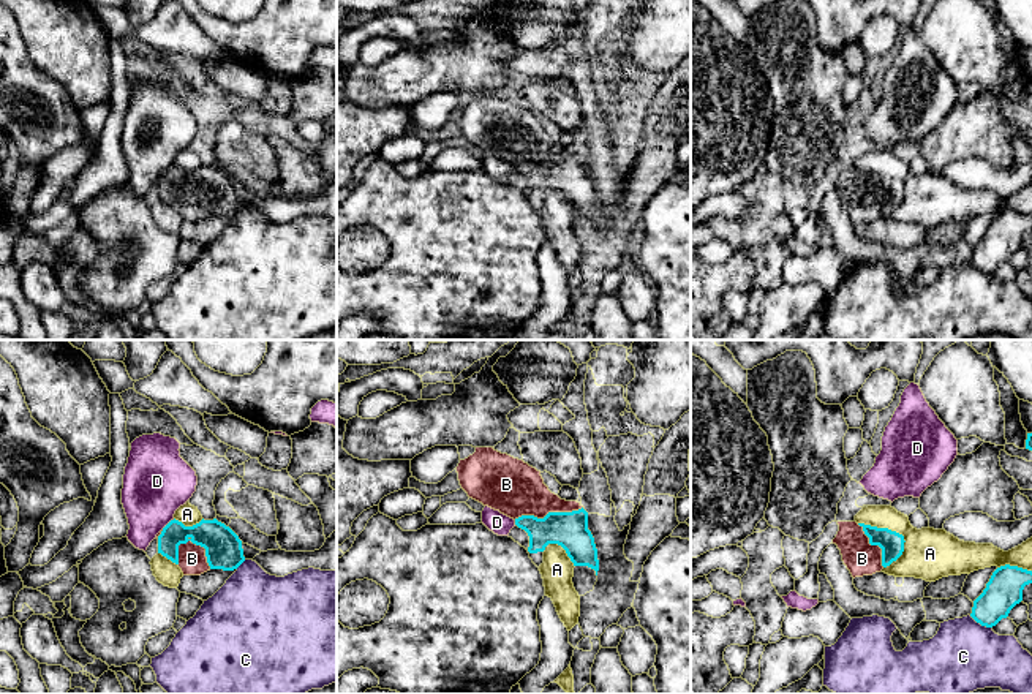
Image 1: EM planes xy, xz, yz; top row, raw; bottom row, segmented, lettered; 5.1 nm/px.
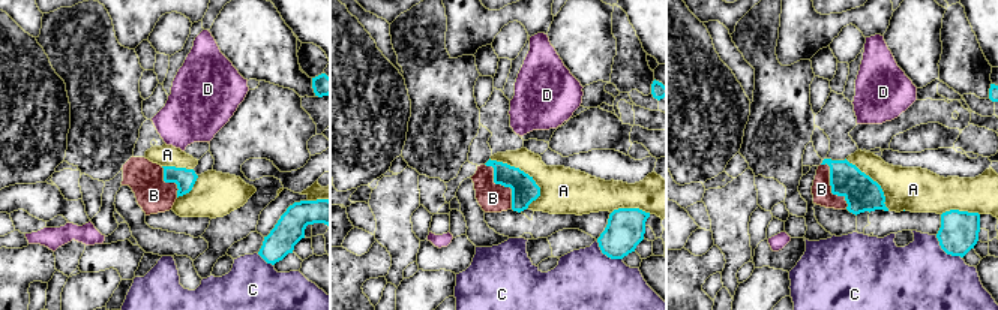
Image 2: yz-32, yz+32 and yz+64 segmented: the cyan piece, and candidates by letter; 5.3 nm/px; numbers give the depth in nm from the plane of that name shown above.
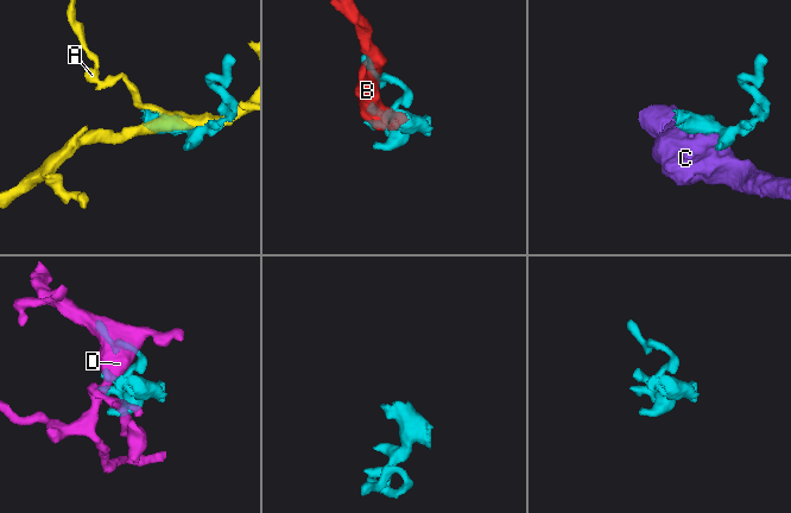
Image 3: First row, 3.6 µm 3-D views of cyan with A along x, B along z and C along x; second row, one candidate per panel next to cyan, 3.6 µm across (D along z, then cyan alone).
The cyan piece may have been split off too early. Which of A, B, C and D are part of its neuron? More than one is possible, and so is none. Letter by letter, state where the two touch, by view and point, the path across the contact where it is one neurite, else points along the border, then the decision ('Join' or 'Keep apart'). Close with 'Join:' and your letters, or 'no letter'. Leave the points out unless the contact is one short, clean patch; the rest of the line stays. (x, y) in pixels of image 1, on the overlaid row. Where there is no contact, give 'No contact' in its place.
A: Touches cyan at yz (890, 530). Keep apart
B: Touches cyan at xy (201, 546). Path across: xy (223, 549), (201, 546), (192, 558). Join
C: Touches cyan at yz (980, 623). Keep apart
D: Touches cyan at xy (169, 522). Boundary: xy (174, 519), (161, 528). Keep apart
Join: B

